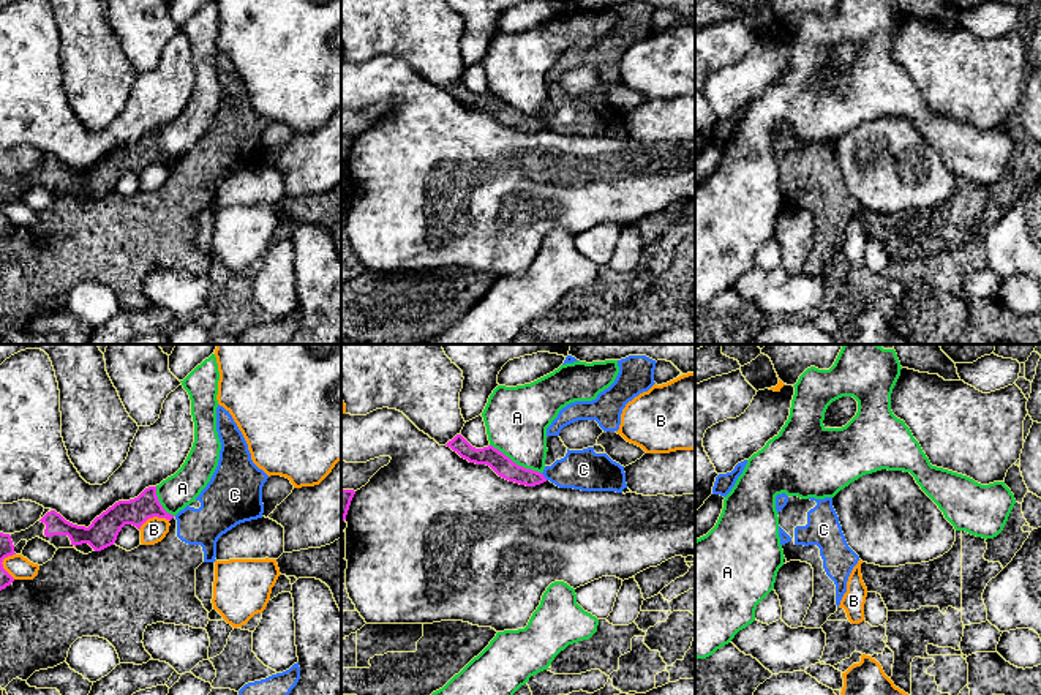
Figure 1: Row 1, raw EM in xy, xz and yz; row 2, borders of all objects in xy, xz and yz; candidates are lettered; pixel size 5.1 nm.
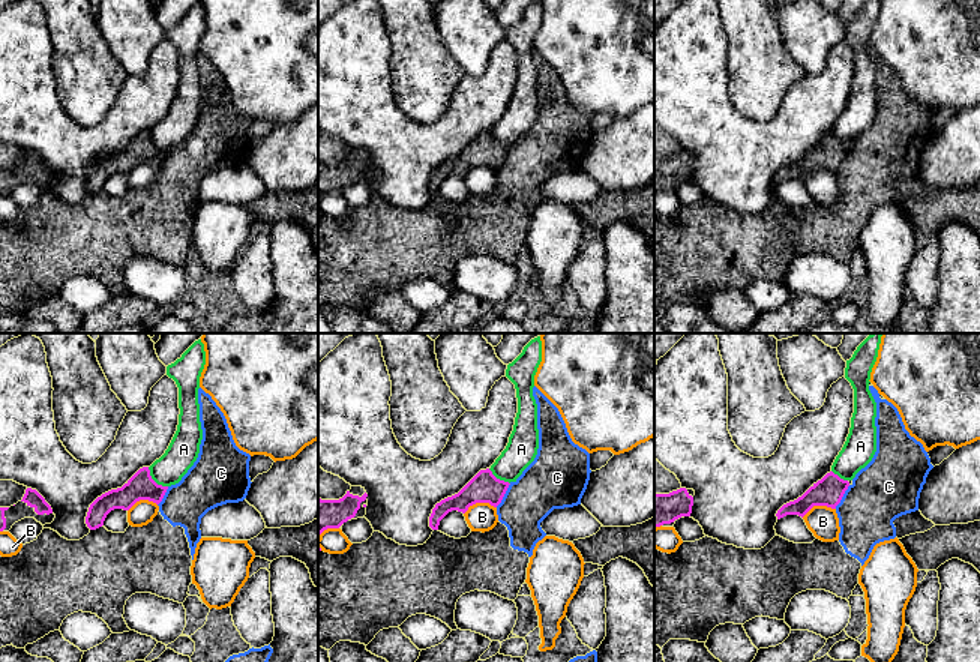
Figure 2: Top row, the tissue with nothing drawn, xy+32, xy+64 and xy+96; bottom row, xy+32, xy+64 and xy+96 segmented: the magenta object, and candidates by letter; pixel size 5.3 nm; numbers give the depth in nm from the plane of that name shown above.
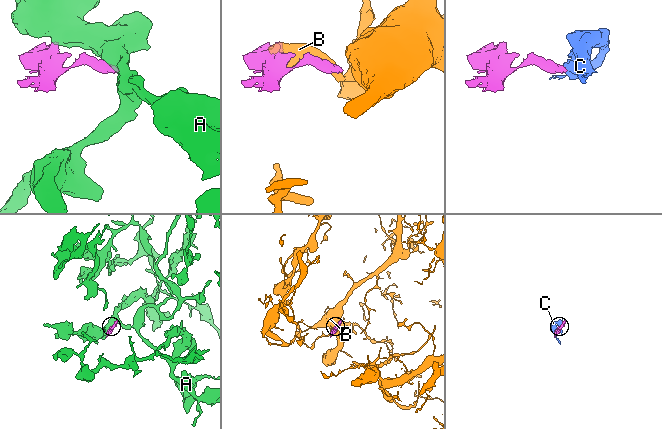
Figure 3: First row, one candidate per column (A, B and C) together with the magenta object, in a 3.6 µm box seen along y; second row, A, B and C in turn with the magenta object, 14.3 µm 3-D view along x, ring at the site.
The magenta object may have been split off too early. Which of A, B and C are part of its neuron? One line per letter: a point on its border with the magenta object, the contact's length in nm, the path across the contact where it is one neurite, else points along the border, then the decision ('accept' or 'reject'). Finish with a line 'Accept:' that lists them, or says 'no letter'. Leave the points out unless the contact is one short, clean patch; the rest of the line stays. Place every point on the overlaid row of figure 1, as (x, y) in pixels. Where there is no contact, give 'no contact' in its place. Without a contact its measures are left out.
A: xz (515, 463) | 300 nm | reject
B: xy (154, 515) | 170 nm | reject
C: xz (542, 476) | 50 nm | along xz (542, 473), (547, 479) | reject
Accept: no letter

